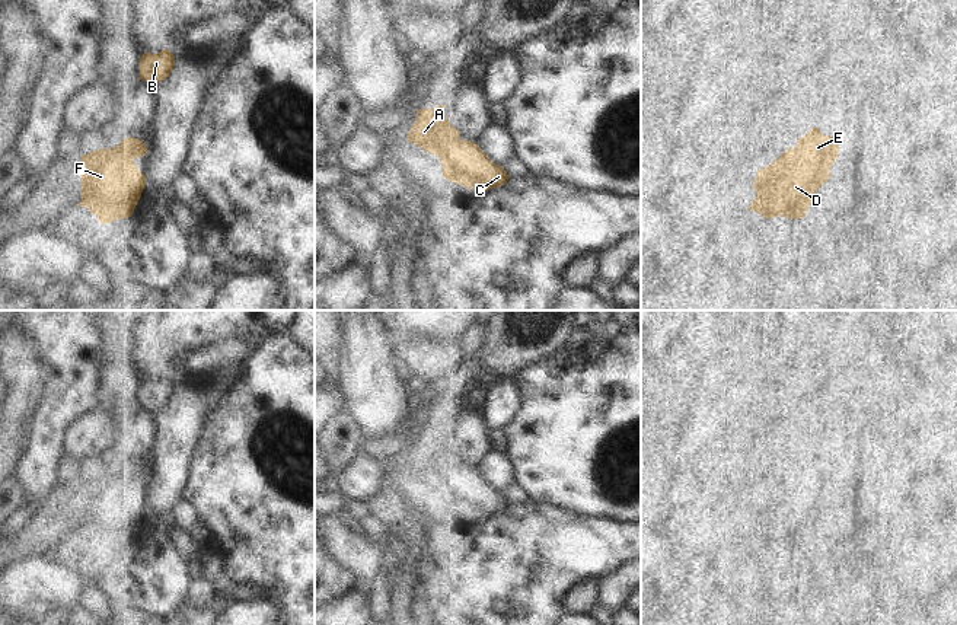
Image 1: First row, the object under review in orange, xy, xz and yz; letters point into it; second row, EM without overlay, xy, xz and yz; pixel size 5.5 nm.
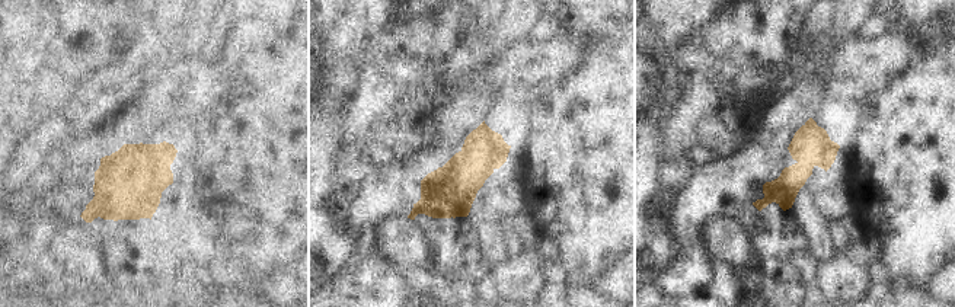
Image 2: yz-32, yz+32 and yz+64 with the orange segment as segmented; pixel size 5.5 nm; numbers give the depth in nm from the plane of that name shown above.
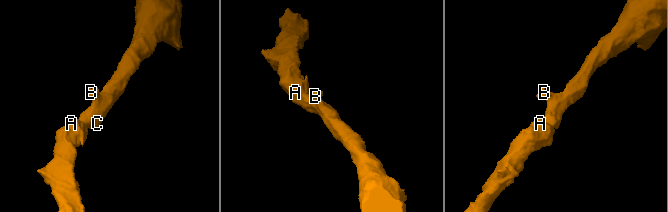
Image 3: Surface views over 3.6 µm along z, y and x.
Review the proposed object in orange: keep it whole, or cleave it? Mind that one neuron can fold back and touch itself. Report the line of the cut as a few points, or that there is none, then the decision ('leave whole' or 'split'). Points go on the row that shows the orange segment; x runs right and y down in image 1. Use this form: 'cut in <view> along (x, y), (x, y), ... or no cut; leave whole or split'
no cut; leave whole

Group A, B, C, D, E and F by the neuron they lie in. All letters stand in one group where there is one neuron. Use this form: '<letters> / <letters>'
A B C D E F

